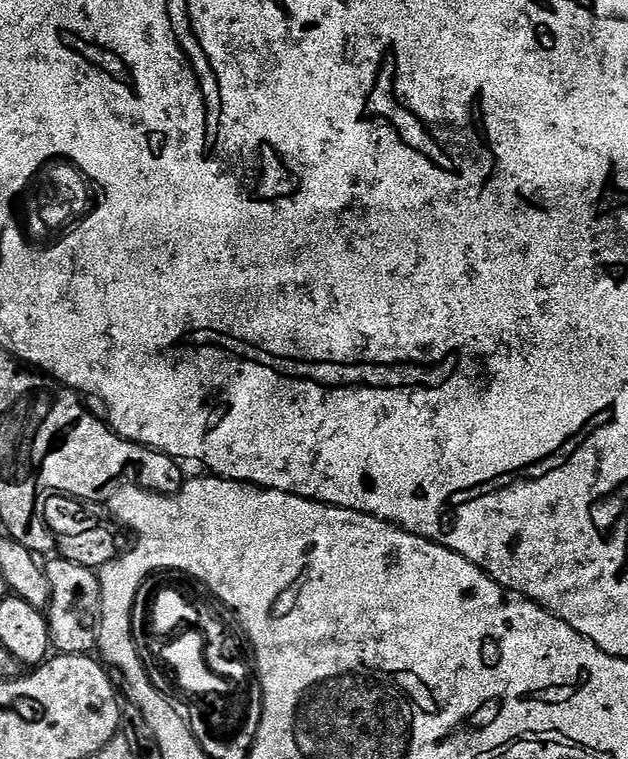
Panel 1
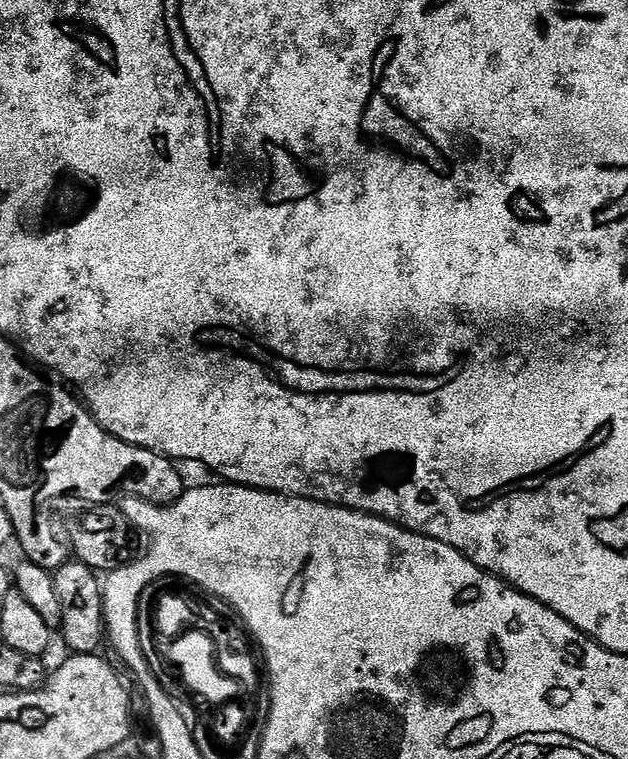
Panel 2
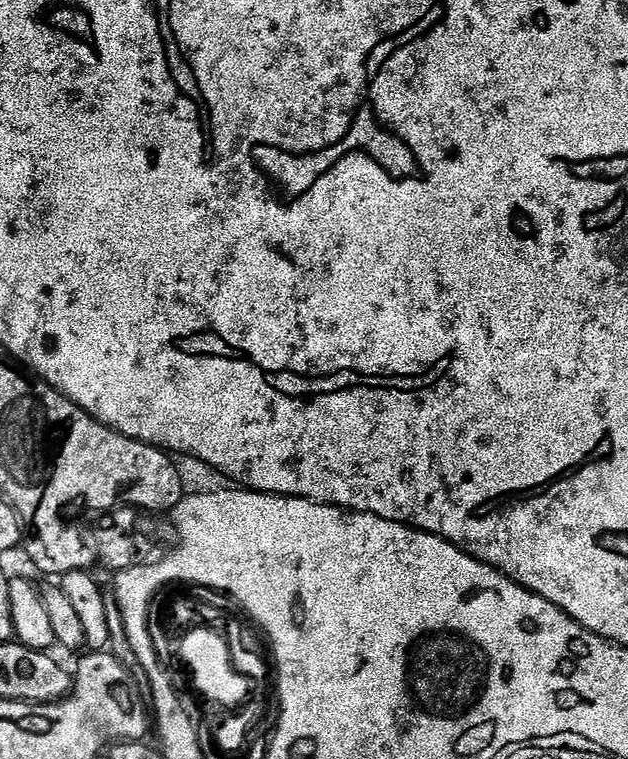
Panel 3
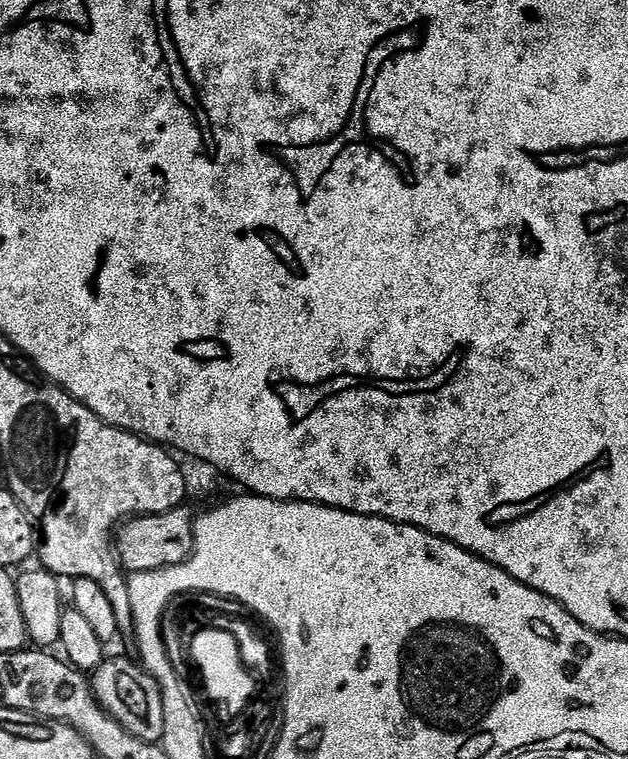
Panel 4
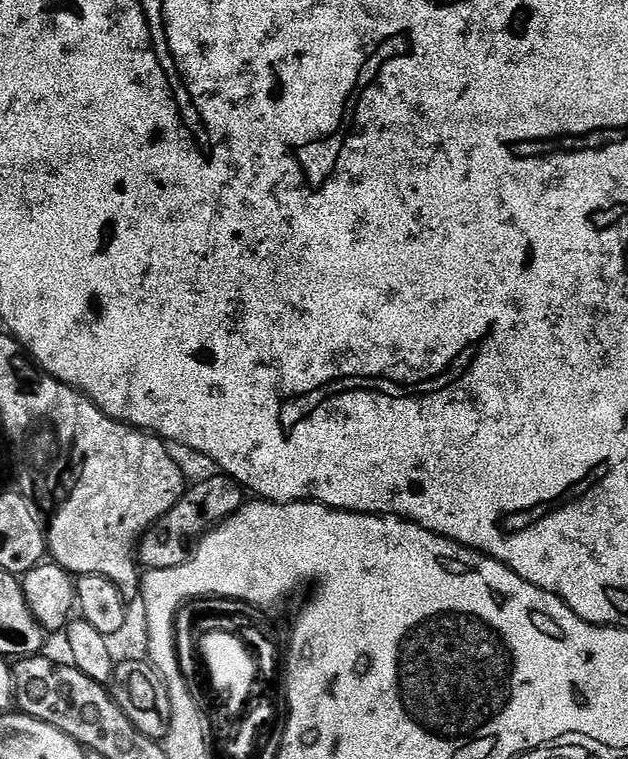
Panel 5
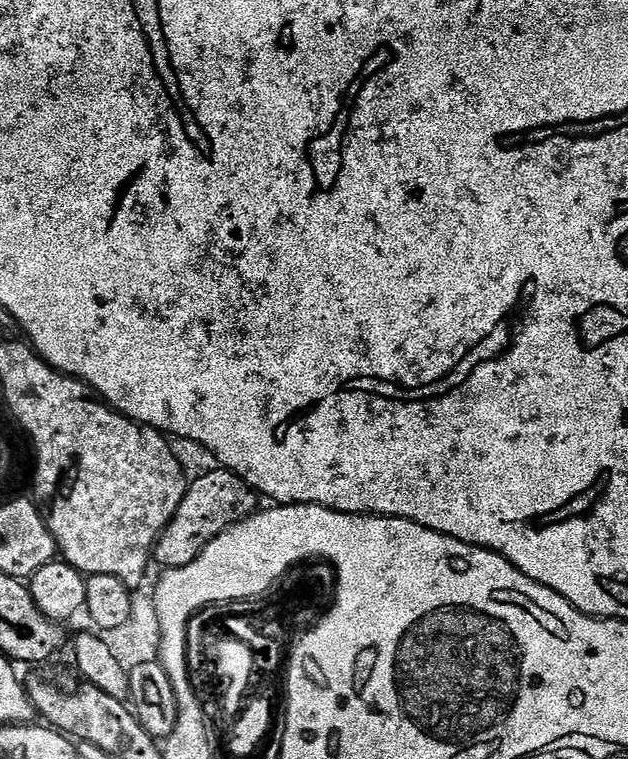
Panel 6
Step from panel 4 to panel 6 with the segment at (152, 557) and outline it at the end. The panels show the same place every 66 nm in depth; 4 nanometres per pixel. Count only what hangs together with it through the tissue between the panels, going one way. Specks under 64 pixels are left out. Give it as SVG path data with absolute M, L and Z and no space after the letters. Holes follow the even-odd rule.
M219 467L216 472L191 481L188 493L182 498L182 506L178 506L174 518L166 525L156 542L155 563L160 563L164 570L190 566L190 562L198 559L202 550L211 540L218 538L218 534L257 511L256 500L258 501L257 492L226 468Z

